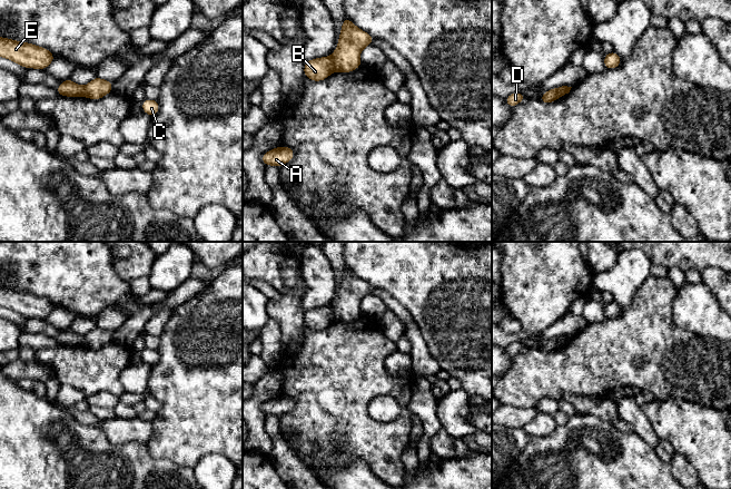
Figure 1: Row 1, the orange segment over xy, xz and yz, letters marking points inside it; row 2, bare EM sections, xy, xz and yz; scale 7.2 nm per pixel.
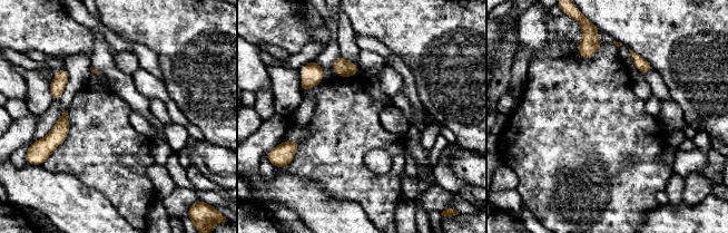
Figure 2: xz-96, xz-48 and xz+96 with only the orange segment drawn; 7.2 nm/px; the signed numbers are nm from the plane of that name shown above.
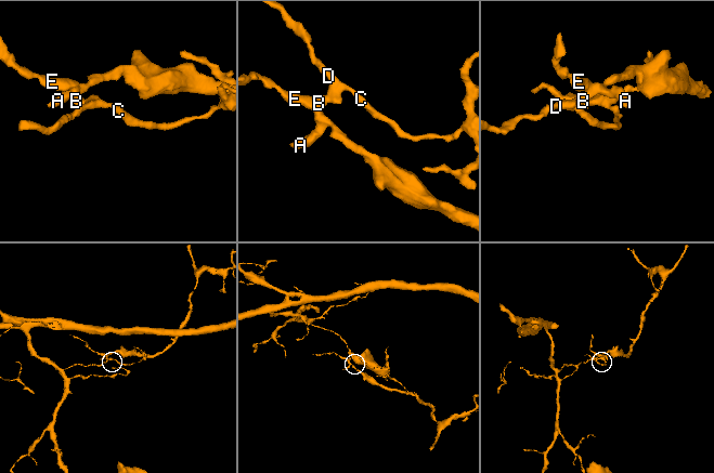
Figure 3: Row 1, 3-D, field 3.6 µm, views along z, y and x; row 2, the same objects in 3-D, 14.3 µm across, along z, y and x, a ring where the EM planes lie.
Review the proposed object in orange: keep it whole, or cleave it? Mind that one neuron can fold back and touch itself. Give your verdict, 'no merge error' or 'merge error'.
merge error

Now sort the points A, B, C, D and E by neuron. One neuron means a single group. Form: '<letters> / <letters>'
A B E / C D

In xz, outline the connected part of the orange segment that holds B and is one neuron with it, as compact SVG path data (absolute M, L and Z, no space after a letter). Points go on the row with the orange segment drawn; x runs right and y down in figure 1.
M329 56L305 62L304 75L313 81L324 80L334 71L334 60Z

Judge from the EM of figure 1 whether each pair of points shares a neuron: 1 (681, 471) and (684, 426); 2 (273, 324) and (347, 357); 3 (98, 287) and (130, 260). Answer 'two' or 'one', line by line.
1: two
2: two
3: two

